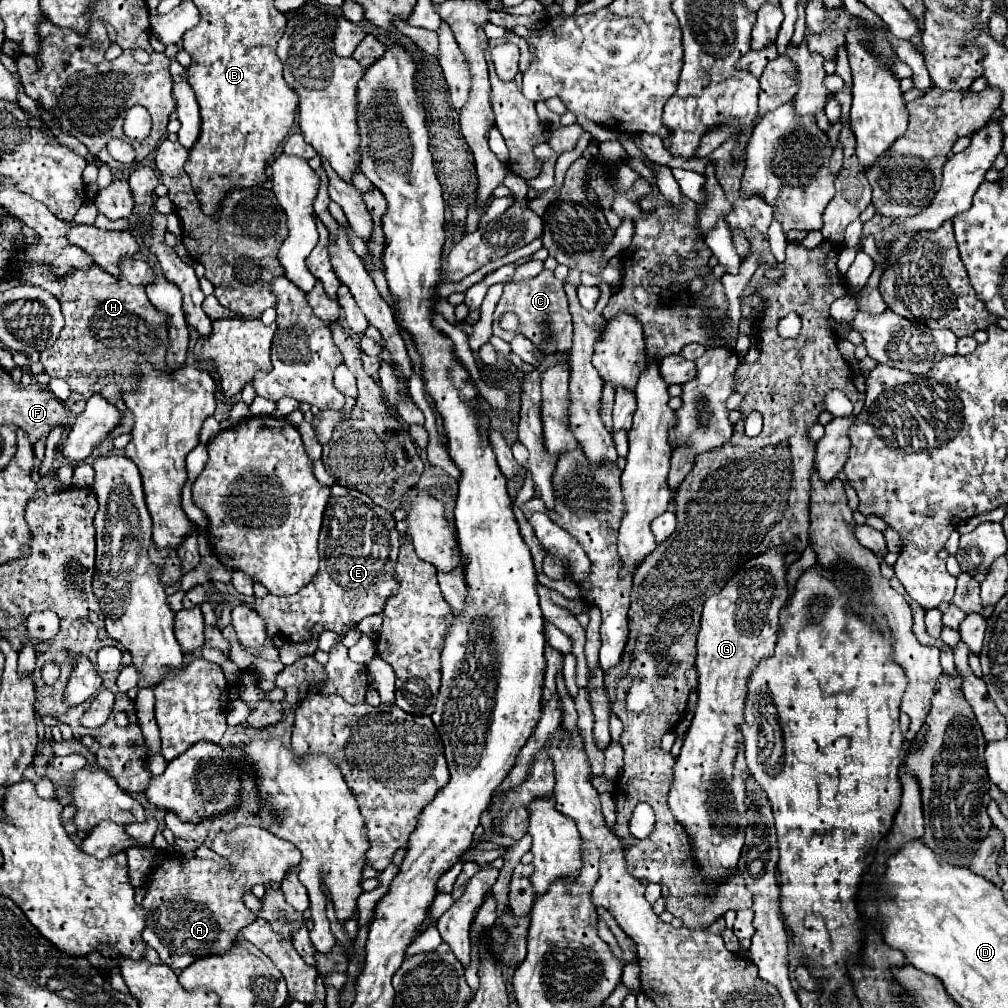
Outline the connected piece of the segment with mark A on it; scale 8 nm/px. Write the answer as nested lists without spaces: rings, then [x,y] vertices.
[[[239,826],[229,834],[219,834],[213,842],[213,850],[225,856],[231,862],[231,868],[217,864],[215,860],[179,860],[169,866],[159,866],[149,874],[149,888],[143,900],[143,906],[149,908],[147,926],[143,930],[143,940],[157,950],[163,964],[171,970],[183,970],[193,964],[197,958],[225,952],[233,946],[233,940],[247,924],[255,922],[257,916],[243,904],[243,892],[251,890],[255,884],[269,886],[271,882],[281,882],[289,866],[297,866],[301,862],[301,852],[287,840],[273,836],[269,830],[259,826]]]

